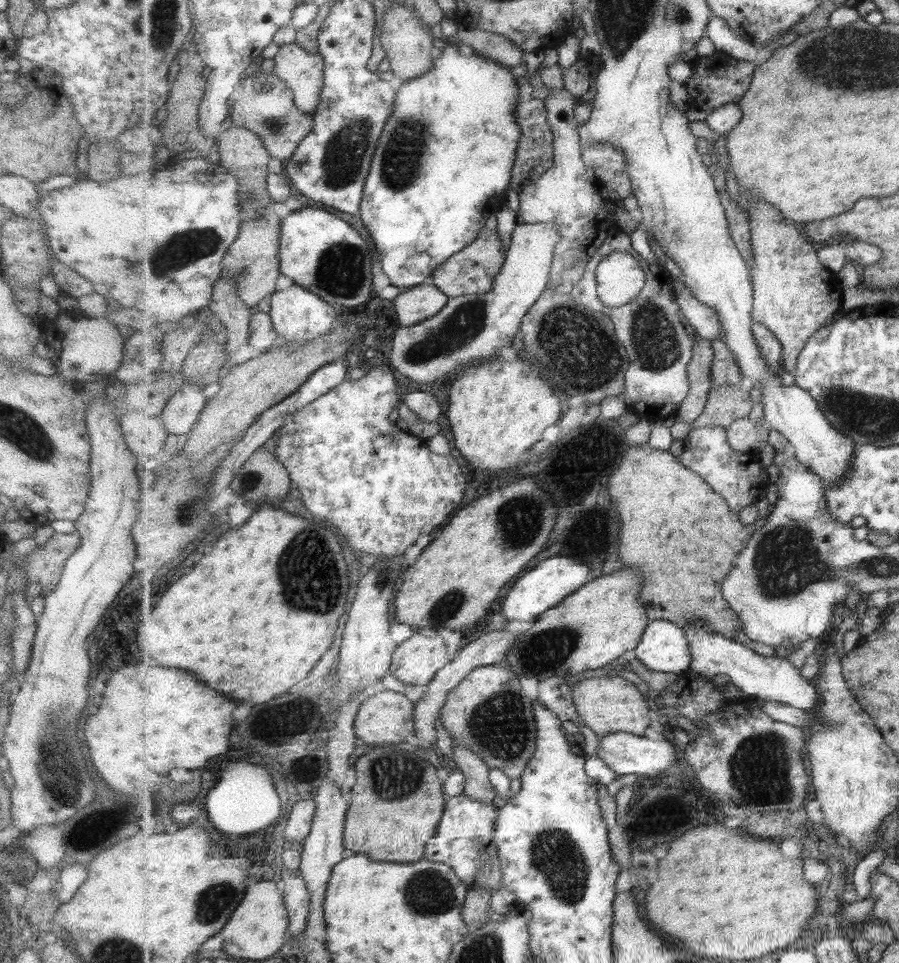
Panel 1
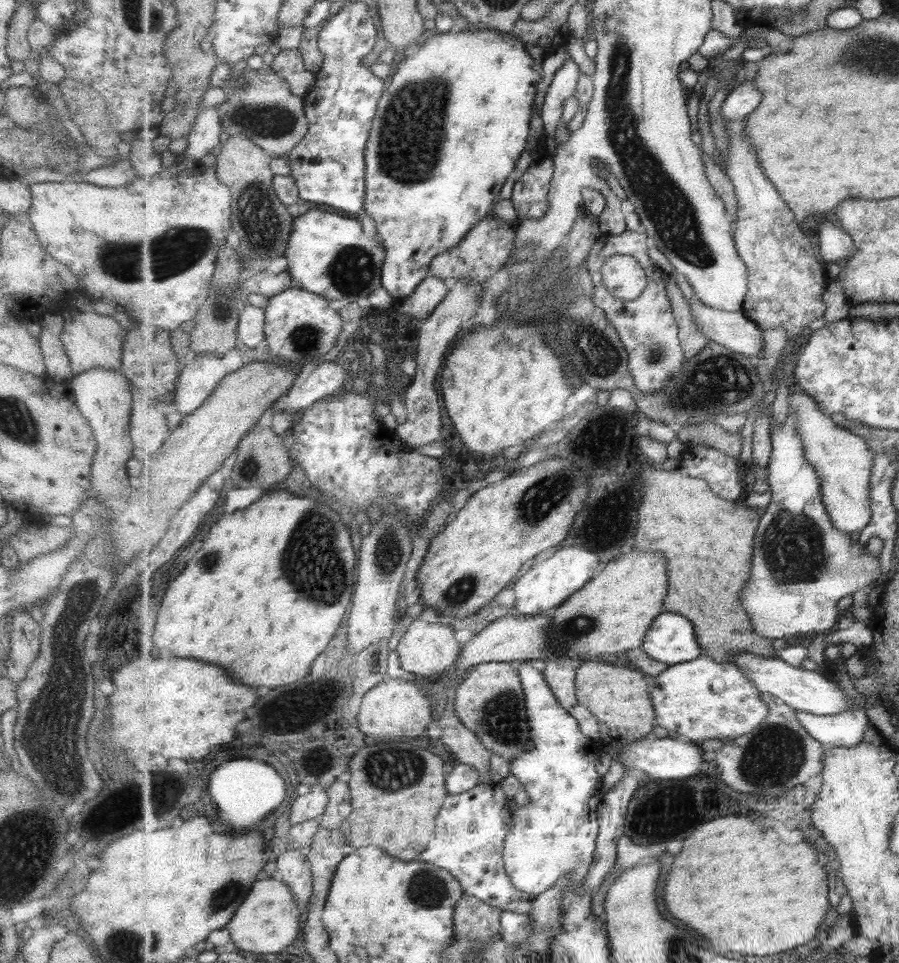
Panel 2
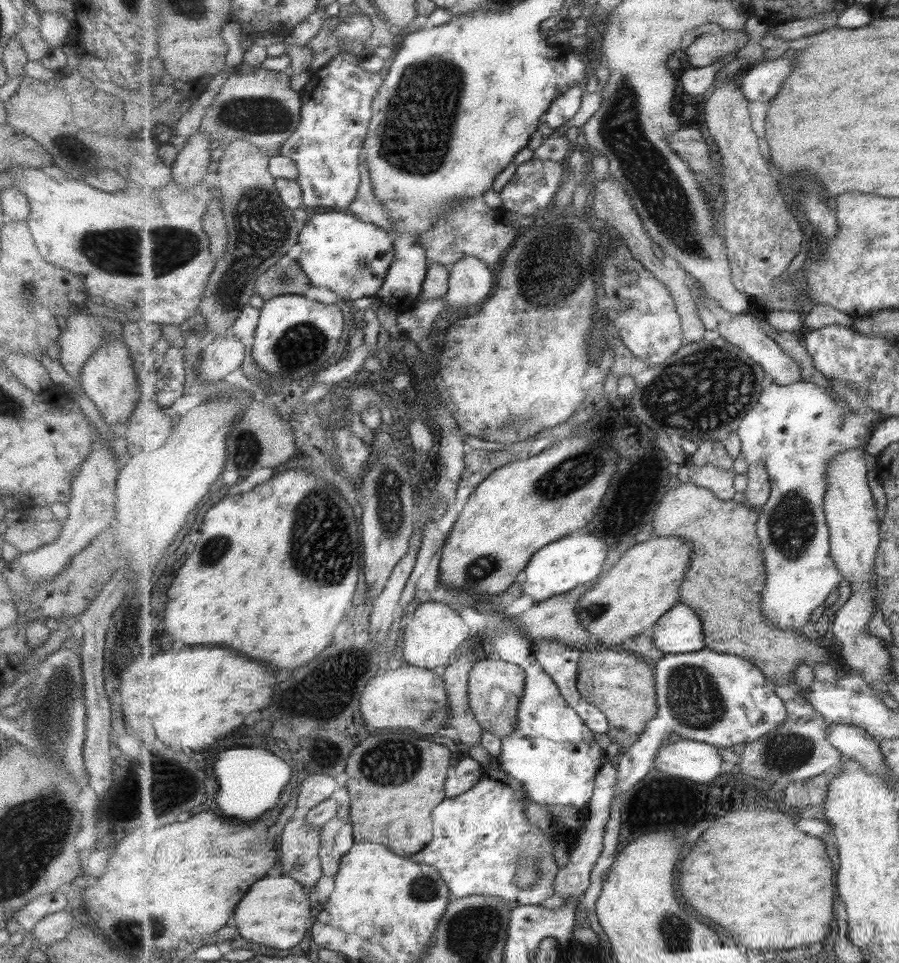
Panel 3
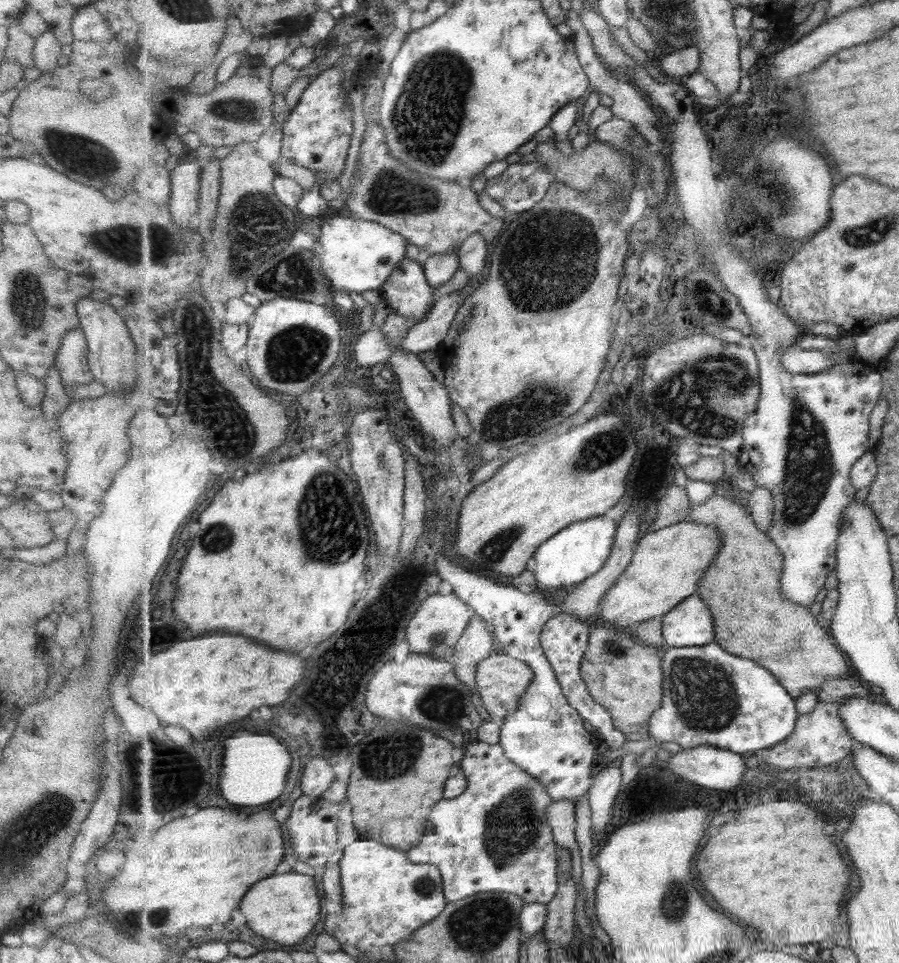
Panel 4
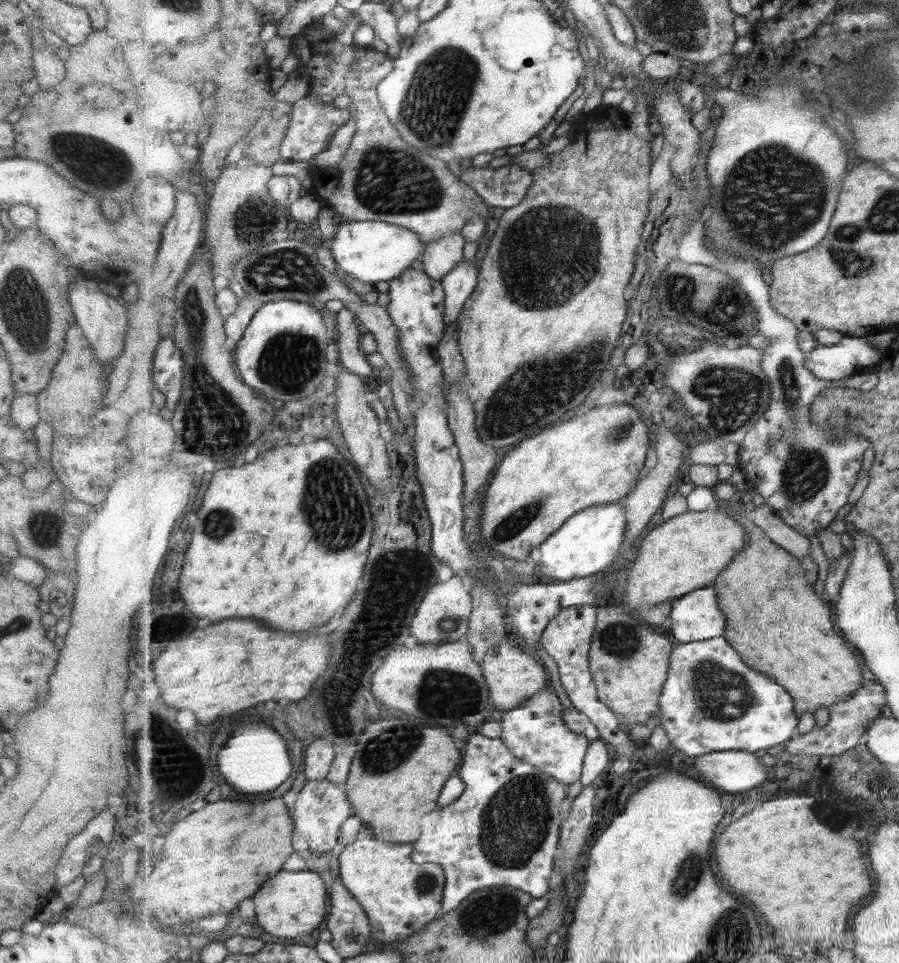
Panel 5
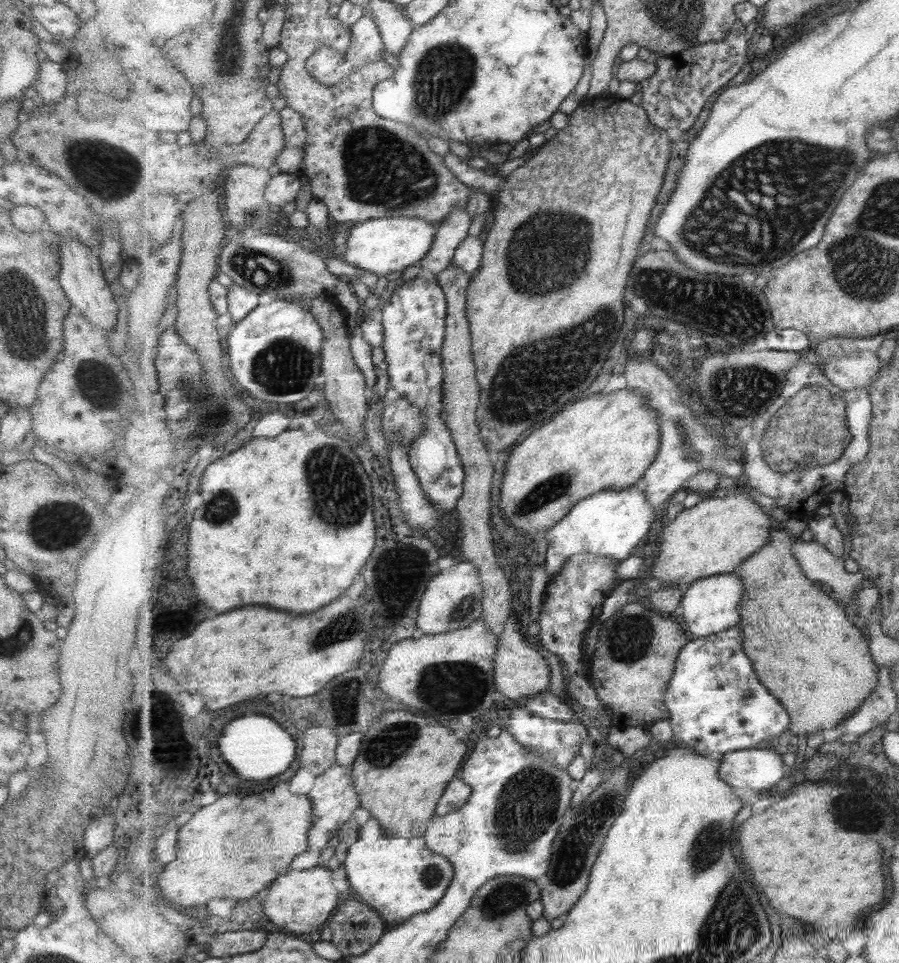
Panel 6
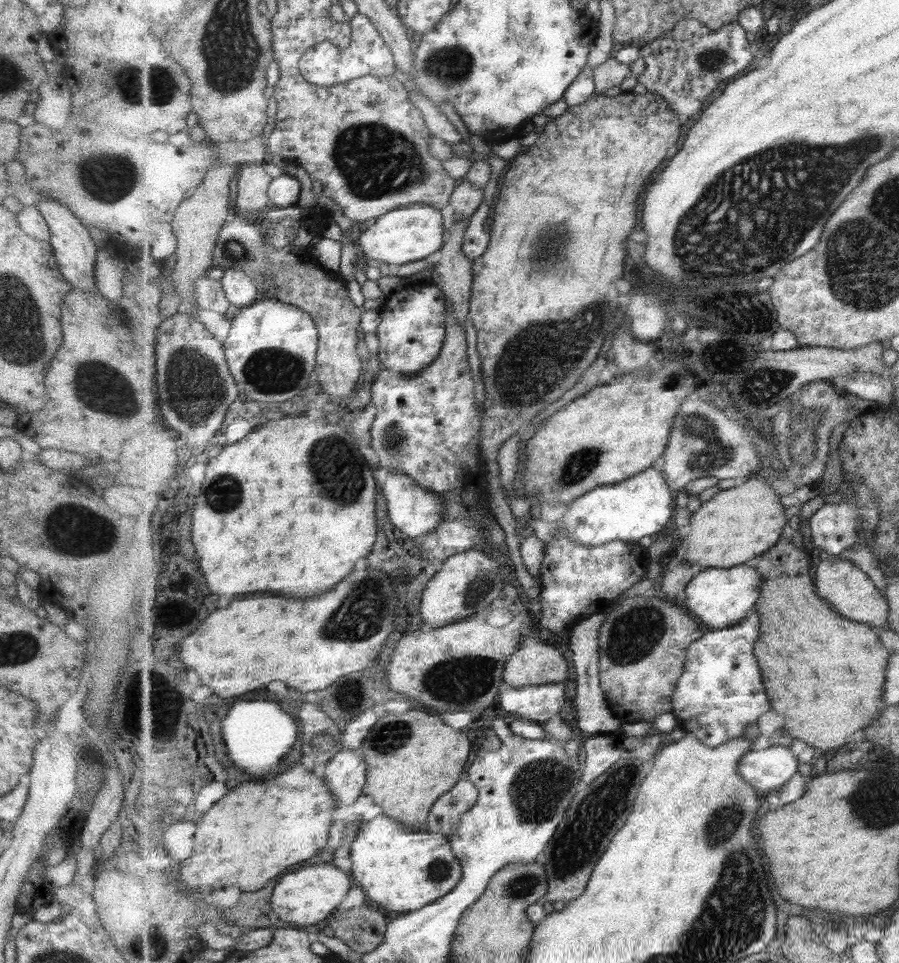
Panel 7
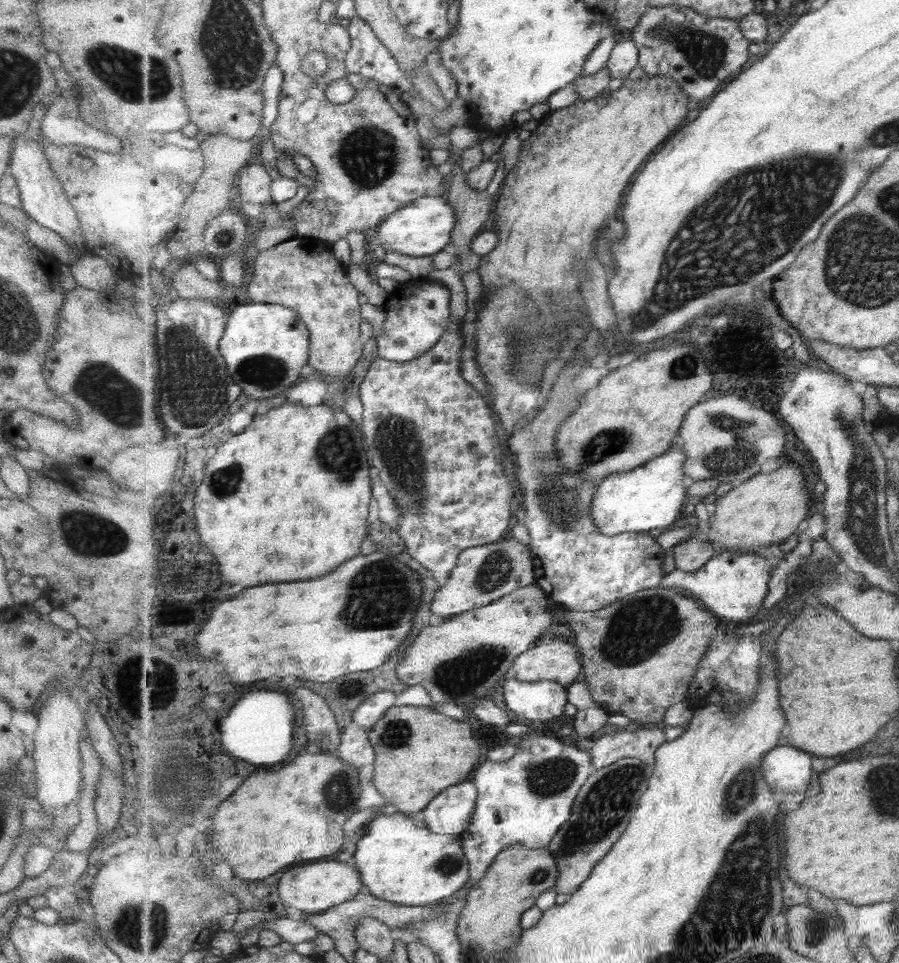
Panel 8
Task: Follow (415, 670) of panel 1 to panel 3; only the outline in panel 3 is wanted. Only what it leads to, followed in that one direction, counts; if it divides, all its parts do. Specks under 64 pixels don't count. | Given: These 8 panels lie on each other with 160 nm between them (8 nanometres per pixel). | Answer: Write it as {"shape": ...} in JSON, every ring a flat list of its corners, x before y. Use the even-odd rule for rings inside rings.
{"shape":[[439,601,424,602,413,614,413,620,405,624,404,649,402,656,405,664,414,667,442,670,455,660,457,648,464,646,469,636,469,626,451,606]]}

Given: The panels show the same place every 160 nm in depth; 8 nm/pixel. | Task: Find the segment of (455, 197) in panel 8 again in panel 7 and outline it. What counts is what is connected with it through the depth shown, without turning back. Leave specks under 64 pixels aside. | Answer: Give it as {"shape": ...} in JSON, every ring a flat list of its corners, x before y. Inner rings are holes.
{"shape":[[470,220,469,222,459,221,458,223,452,223,447,231,447,242,437,256,438,263,430,272,432,282,441,288,449,302,453,304,453,316,462,327,470,319,470,302,474,285,474,260,465,256,465,252,463,252,463,239,465,239,469,227]]}

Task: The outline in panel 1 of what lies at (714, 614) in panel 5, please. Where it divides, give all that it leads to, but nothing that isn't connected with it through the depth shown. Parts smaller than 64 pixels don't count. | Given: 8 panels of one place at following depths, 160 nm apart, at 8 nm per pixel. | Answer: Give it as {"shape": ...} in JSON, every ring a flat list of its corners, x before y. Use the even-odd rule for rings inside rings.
{"shape":[[652,620,634,652,653,670,680,674,692,666,690,641,684,626,670,620]]}

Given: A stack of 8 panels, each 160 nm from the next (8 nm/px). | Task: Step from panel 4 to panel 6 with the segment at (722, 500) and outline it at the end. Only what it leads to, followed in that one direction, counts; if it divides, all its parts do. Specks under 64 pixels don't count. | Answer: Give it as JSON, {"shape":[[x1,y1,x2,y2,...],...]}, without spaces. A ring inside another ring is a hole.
{"shape":[[776,526,771,532,772,542,764,546,759,552,756,552,751,558,748,558,741,566,738,575,744,580,746,586,746,595,744,602,740,604,740,611,742,616,741,626,745,630,744,649,753,661,756,673,760,676,761,682,776,696,780,703,786,708,786,711,791,717,790,729,795,736,810,735,815,732,831,730,841,725,849,719,849,717,857,712,857,708,861,708,863,703,873,694,873,691,880,683,880,667,877,664,876,658,872,656,871,640,863,634,861,628,857,628,845,614,843,604,831,593,827,593,826,589,812,581,804,571,799,559,794,555,794,537,781,526]]}

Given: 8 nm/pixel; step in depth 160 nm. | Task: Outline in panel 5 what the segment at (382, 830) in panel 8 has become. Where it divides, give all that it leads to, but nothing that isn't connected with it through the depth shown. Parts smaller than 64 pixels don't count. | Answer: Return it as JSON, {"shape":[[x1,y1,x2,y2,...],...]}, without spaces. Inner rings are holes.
{"shape":[[362,824,359,840,345,846,339,855,342,883,347,884,353,897,367,909,375,944,397,943,439,917,444,899,447,877,441,864,417,864,412,857,414,843,379,842,369,825]]}

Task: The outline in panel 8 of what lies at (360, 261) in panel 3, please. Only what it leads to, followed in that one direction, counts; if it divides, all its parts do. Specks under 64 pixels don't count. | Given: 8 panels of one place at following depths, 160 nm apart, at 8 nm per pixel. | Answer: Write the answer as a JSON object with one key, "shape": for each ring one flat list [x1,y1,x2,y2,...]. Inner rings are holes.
{"shape":[[444,195,423,196,388,216,374,234,387,252,393,250,393,252,401,252,401,254,417,258,421,256,433,257,438,252,447,250,447,247,451,244,457,219,456,208]]}

